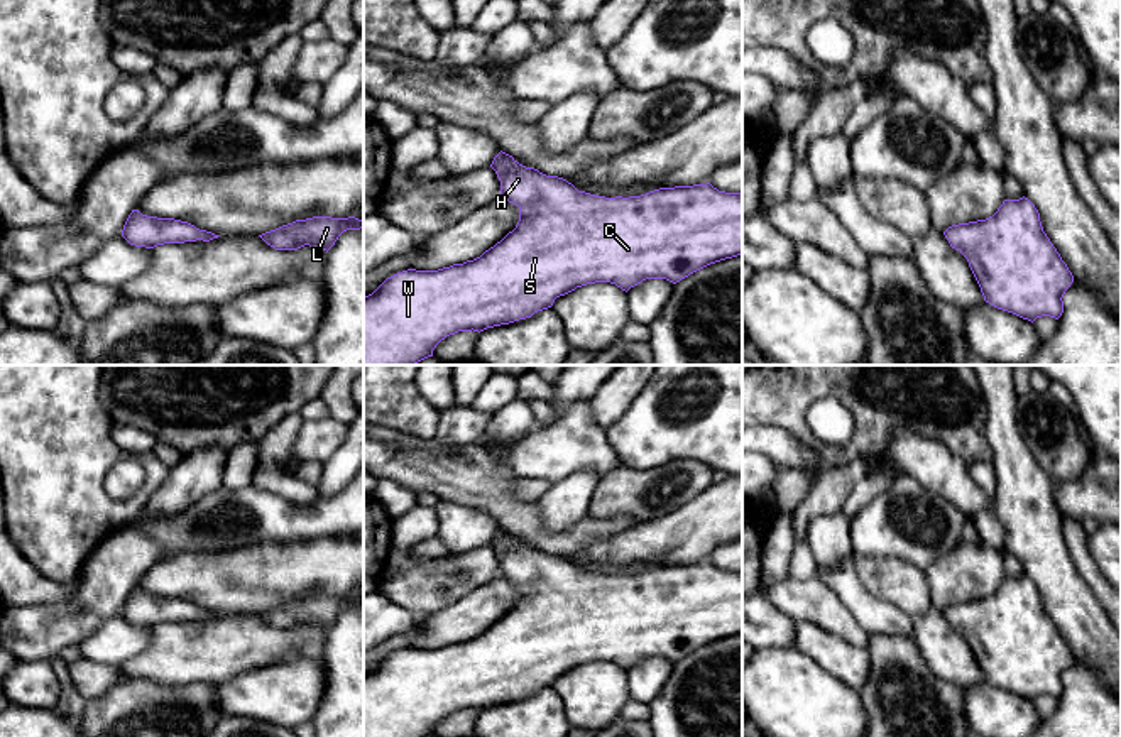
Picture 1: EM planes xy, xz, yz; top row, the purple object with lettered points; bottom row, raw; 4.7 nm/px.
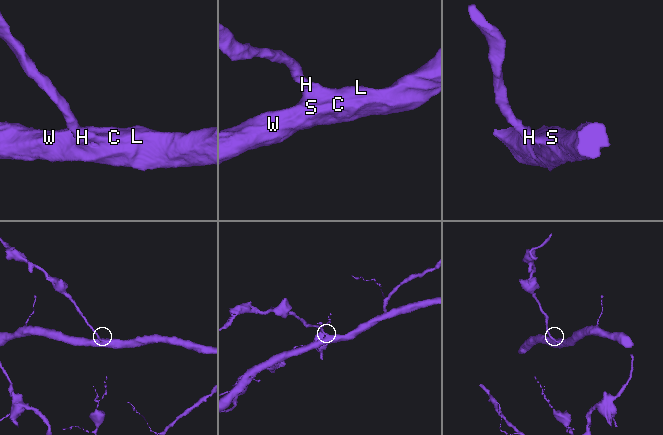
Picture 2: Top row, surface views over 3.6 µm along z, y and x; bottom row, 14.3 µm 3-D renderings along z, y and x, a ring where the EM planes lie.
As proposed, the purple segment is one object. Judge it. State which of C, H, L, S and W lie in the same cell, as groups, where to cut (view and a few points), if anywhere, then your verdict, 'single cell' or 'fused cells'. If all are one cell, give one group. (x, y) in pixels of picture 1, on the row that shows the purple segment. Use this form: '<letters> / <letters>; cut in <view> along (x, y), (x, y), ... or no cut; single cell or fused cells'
C H L S W; no cut; single cell

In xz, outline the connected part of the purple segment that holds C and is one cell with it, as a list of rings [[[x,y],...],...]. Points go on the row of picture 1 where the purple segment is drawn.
[[[499,152],[490,167],[500,181],[500,194],[519,208],[519,221],[500,242],[480,257],[438,270],[407,269],[387,277],[372,294],[364,296],[364,365],[416,365],[433,357],[436,345],[458,331],[484,331],[531,318],[553,306],[555,299],[577,287],[610,282],[629,291],[646,279],[673,284],[690,274],[742,255],[742,194],[707,184],[659,188],[641,196],[595,196],[578,191],[558,176],[546,176]]]

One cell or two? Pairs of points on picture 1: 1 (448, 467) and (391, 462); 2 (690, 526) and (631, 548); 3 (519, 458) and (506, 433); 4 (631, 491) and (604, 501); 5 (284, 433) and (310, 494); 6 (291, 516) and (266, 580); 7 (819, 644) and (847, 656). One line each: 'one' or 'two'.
1: one
2: one
3: two
4: one
5: one
6: two
7: one

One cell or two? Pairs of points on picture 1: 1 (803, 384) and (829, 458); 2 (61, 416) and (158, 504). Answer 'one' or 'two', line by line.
1: one
2: two

